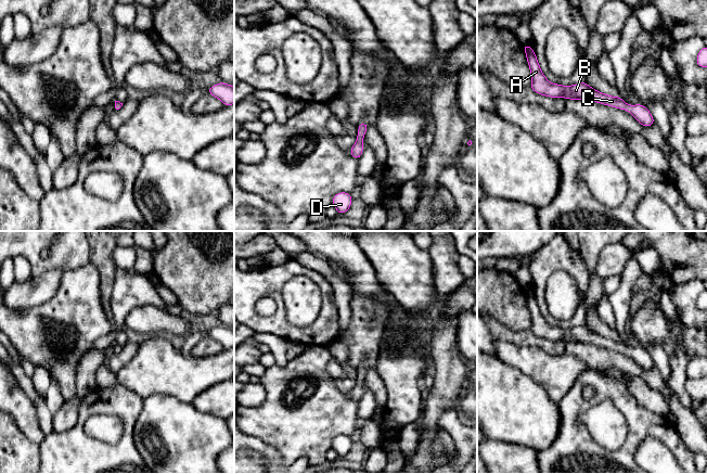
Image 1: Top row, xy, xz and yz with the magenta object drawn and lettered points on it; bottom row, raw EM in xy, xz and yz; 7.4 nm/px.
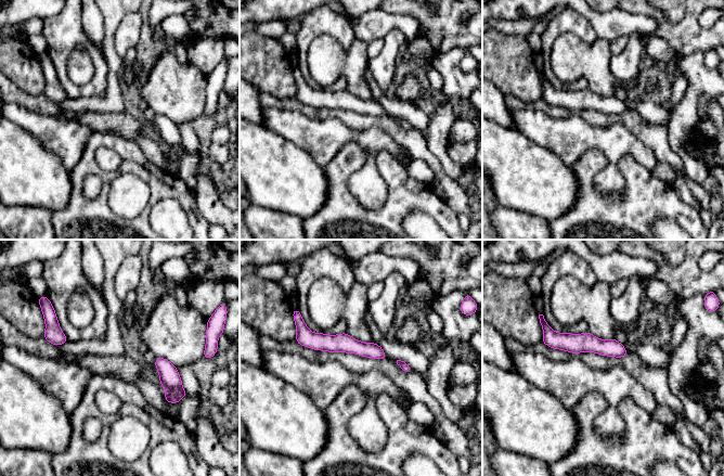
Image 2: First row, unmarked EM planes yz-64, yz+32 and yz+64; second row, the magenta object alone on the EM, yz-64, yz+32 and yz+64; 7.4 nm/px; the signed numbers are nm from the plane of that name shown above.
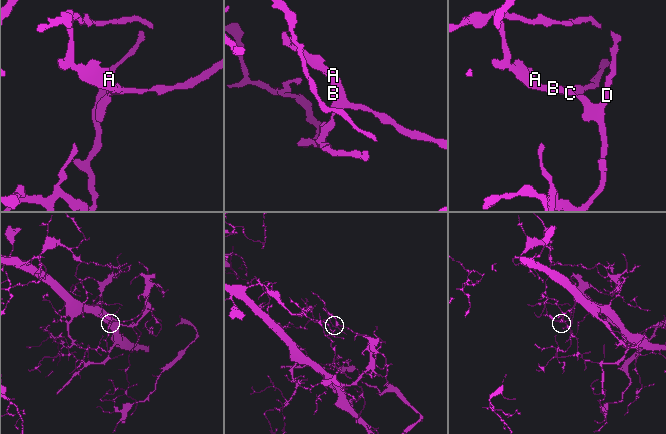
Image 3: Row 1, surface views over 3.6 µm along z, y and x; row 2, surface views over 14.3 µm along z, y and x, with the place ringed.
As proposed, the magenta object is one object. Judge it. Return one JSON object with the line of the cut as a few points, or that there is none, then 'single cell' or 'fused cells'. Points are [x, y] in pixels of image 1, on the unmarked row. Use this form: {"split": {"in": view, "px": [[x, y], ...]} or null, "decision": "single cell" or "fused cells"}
{"split": null, "decision": "single cell"}

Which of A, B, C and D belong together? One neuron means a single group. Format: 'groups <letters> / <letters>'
groups A B C D

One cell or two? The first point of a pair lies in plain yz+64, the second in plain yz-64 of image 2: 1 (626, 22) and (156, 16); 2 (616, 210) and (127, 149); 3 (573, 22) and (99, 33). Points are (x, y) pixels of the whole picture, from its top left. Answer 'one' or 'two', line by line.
1: two
2: one
3: two

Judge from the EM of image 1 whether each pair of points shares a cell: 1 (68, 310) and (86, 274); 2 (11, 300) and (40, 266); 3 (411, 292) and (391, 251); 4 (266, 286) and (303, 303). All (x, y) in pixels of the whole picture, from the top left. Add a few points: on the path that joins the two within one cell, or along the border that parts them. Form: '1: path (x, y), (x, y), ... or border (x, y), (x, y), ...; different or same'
1: path (75, 302), (82, 283); same
2: border (55, 267), (38, 277), (30, 276); different
3: path (410, 282), (407, 272), (397, 260); same
4: border (298, 274), (291, 278), (281, 291), (287, 318); different

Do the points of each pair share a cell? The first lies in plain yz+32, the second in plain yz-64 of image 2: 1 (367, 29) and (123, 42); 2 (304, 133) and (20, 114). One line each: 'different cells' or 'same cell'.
1: same cell
2: same cell

